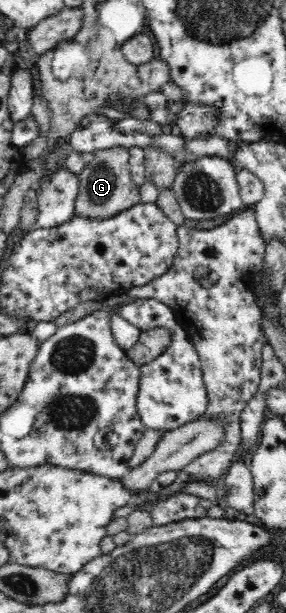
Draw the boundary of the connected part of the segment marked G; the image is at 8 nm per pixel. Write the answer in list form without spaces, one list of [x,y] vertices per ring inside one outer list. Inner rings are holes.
[[[108,147],[96,149],[92,152],[93,158],[86,162],[84,169],[78,173],[79,192],[76,198],[75,215],[106,219],[138,204],[138,189],[132,182],[129,163],[129,150],[124,147]]]

